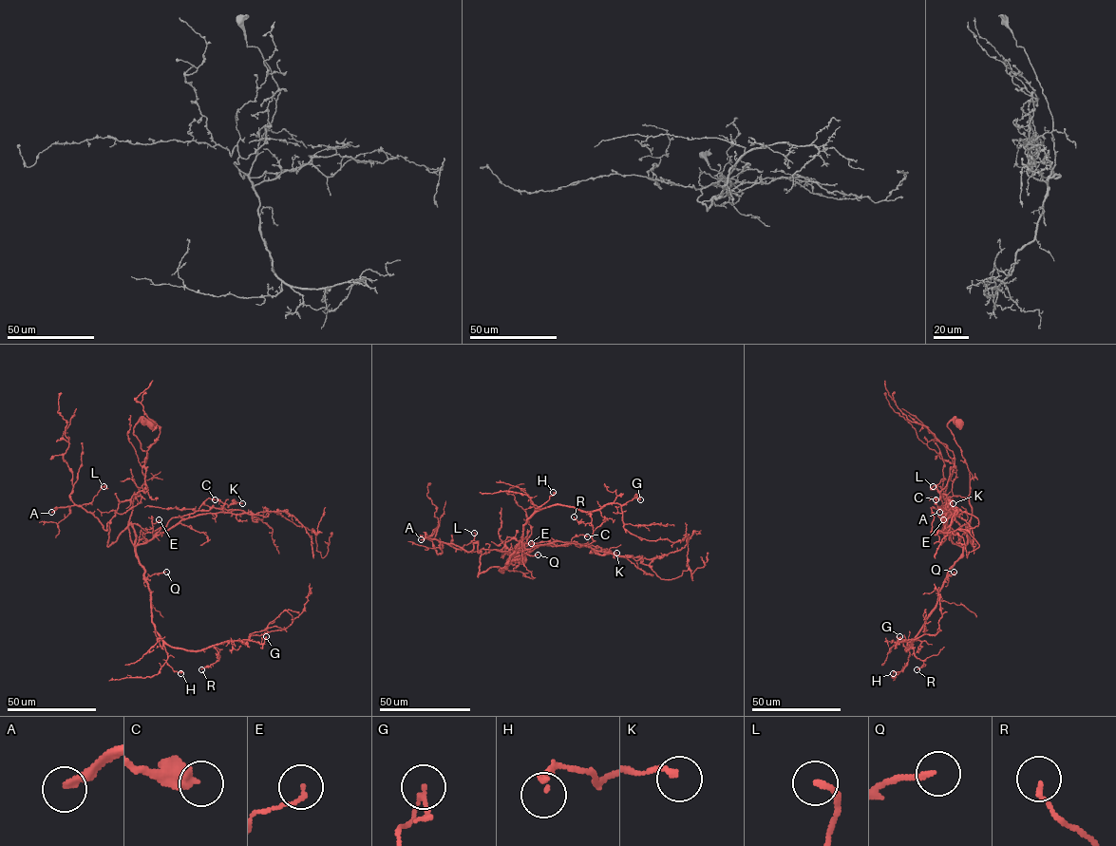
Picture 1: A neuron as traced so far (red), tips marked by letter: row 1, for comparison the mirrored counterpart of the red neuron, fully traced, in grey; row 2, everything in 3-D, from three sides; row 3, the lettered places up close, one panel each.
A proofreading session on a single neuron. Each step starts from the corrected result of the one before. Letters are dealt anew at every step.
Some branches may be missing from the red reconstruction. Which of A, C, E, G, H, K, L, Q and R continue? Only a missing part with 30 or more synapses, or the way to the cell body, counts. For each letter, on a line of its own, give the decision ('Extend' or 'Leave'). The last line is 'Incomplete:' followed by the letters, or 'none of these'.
A: Extend
C: Leave
E: Leave
G: Leave
H: Leave
K: Leave
L: Leave
Q: Leave
R: Leave
Incomplete: A

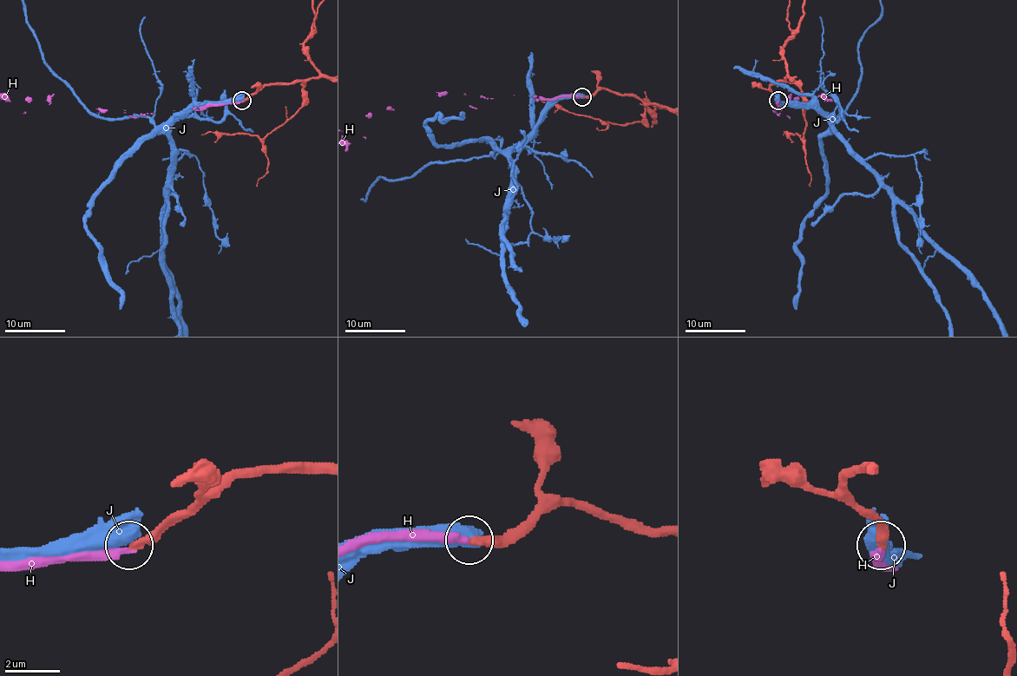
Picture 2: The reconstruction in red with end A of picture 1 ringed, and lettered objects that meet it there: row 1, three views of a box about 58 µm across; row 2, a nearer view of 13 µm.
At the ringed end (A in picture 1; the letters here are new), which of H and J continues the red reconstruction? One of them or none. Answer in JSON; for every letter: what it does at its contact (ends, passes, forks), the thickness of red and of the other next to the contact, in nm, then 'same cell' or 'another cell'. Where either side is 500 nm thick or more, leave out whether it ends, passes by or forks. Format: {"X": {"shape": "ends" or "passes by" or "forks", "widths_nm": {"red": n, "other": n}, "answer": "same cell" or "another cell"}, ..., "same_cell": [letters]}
{"H": {"shape": "ends", "widths_nm": {"red": 300, "other": 260}, "answer": "same cell"}, "J": {"widths_nm": {"red": 320, "other": 650}, "answer": "another cell"}, "same_cell": ["H"]}

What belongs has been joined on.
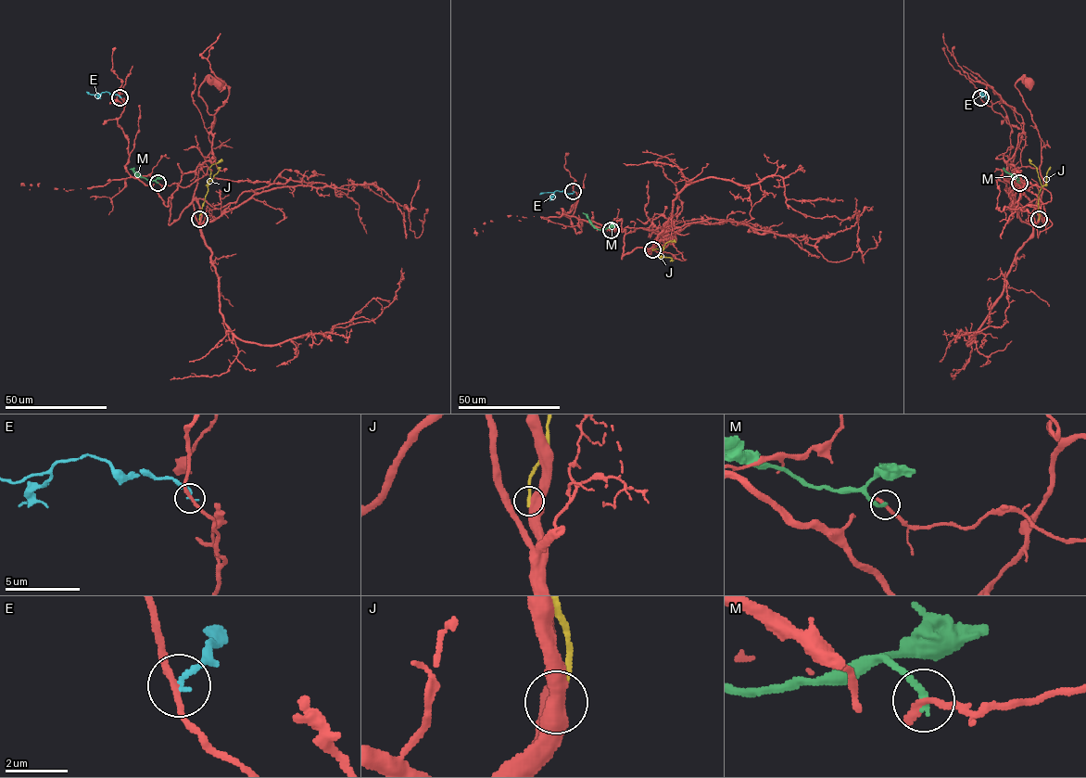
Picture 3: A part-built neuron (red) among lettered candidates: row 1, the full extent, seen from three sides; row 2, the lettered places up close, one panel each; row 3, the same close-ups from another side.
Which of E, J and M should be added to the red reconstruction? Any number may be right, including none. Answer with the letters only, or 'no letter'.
no letter

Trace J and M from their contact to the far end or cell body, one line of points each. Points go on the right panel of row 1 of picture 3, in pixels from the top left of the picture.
J: (1039, 219), (1038, 194), (1041, 186), (1037, 168), (1030, 159)
M: (1019, 183), (1017, 177), (1002, 169)

